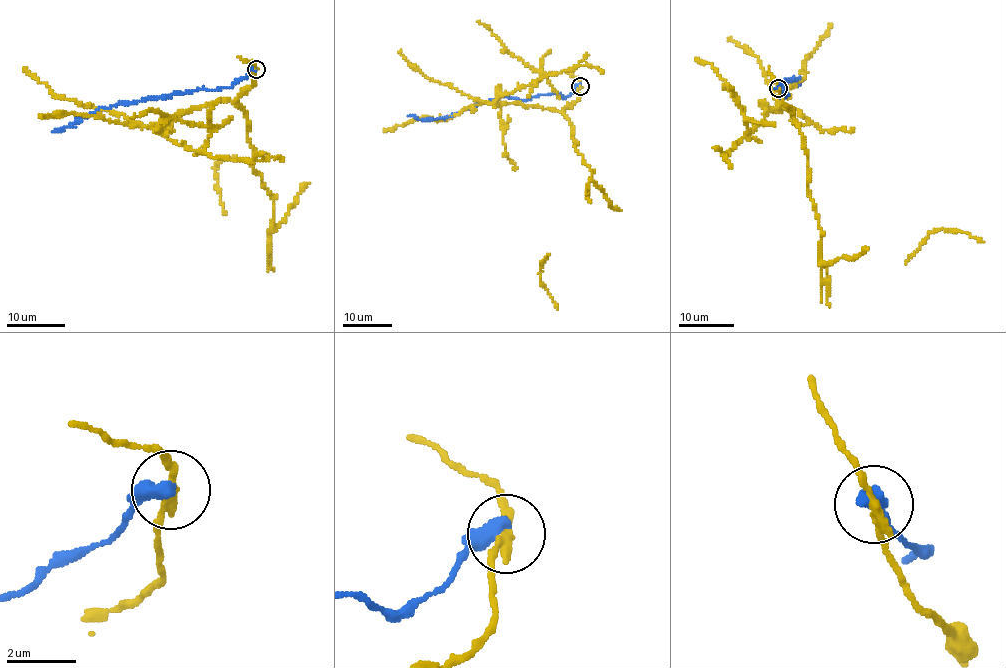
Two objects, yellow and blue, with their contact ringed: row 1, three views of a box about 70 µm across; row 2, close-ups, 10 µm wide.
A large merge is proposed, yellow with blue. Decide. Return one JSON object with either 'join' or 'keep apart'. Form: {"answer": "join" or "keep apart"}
{"answer": "keep apart"}

